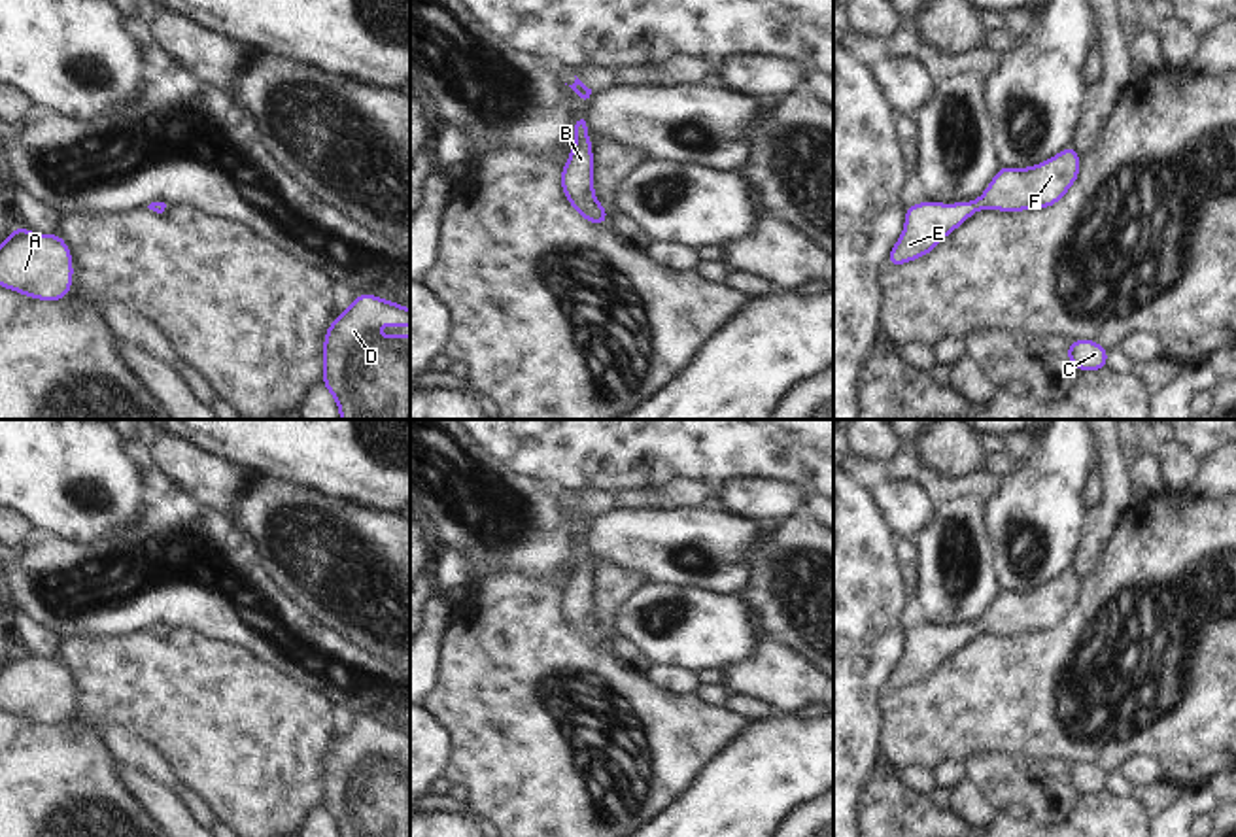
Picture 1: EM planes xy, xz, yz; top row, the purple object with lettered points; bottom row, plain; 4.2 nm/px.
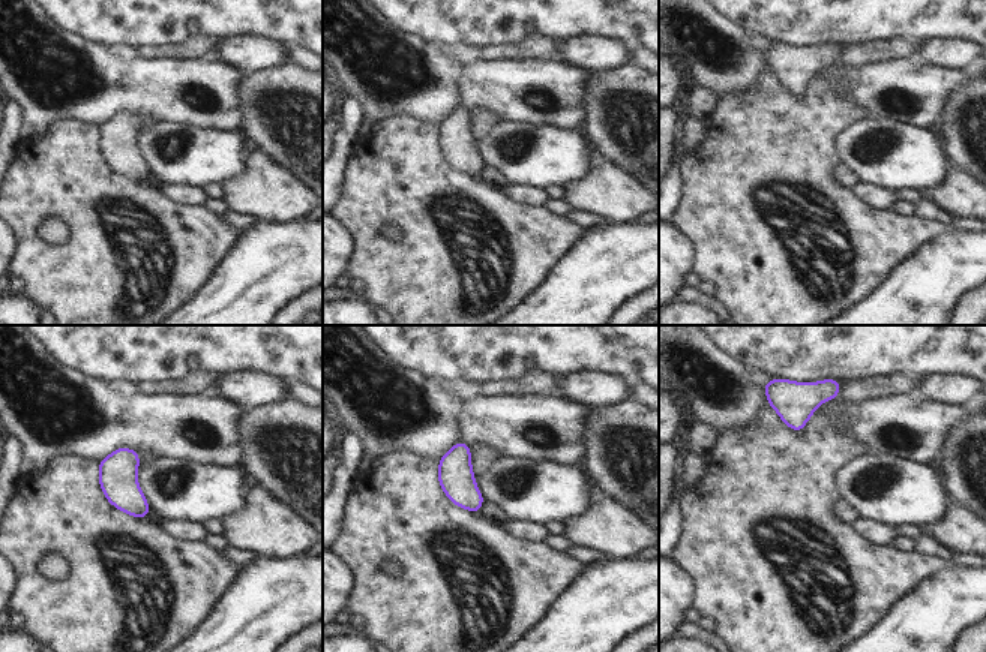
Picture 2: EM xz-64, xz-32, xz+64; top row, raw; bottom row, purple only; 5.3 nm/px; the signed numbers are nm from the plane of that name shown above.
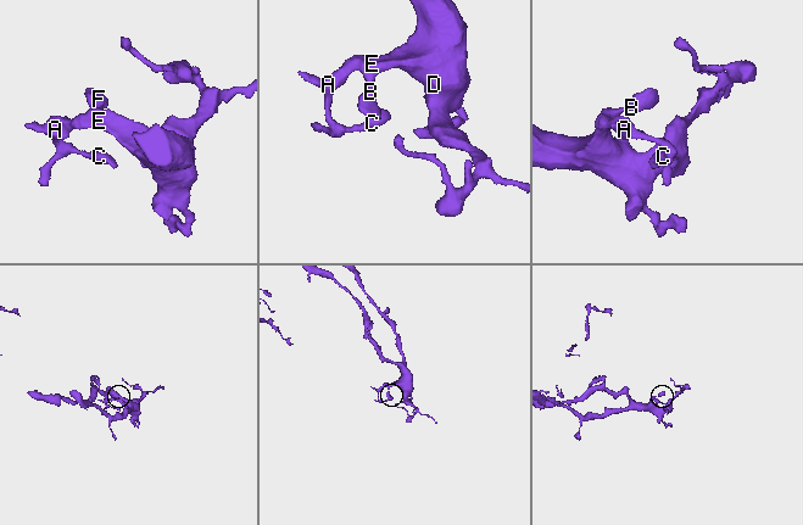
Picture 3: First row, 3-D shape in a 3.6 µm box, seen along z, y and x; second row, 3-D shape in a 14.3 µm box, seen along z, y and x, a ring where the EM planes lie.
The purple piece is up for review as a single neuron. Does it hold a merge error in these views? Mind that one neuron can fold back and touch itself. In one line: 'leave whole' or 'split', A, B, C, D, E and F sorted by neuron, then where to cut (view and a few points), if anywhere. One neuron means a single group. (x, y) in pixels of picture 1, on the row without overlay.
leave whole; groups A B C D E F; cut none

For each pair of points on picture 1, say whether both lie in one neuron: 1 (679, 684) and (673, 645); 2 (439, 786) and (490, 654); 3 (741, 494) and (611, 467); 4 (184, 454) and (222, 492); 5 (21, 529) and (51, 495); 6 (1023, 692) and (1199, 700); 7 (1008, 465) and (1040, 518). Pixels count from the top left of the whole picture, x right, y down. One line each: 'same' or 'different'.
1: different
2: different
3: different
4: same
5: different
6: same
7: different

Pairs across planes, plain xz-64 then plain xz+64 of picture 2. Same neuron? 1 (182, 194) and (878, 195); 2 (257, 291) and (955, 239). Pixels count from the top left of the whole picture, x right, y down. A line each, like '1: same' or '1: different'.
1: same
2: same

